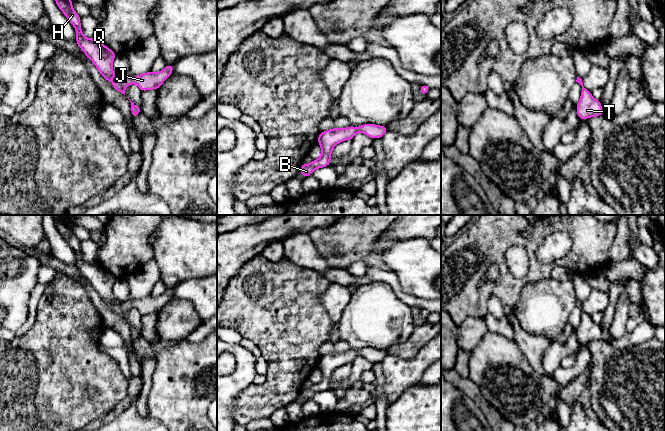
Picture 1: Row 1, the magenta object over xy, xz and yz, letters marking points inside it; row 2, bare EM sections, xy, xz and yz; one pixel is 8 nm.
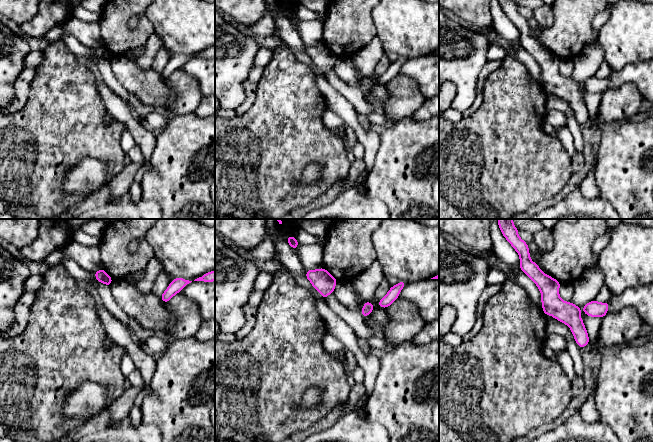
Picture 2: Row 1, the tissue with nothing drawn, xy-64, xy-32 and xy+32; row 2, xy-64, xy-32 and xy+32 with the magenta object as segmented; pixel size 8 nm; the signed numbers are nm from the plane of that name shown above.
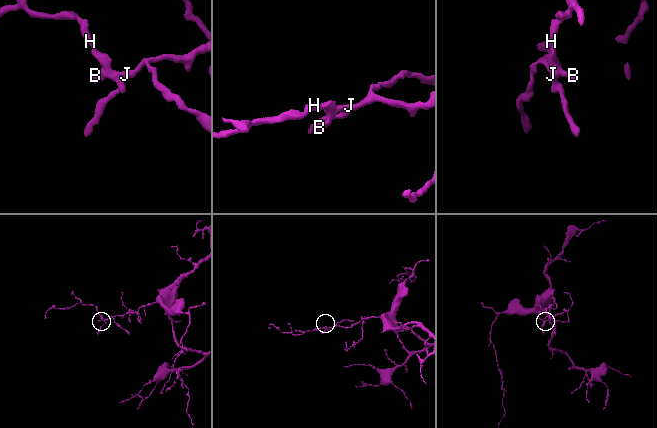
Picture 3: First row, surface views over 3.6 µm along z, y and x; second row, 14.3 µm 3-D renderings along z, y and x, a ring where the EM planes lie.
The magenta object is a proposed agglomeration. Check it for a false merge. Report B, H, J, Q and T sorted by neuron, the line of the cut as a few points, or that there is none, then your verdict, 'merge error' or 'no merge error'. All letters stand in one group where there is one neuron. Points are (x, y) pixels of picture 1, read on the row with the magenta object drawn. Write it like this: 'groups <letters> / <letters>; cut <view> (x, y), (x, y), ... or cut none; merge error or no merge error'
groups B H J Q T; cut none; no merge error

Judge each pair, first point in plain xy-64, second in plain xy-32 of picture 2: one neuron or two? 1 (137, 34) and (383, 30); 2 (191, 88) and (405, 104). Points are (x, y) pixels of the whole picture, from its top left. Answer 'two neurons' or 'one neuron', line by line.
1: two neurons
2: one neuron

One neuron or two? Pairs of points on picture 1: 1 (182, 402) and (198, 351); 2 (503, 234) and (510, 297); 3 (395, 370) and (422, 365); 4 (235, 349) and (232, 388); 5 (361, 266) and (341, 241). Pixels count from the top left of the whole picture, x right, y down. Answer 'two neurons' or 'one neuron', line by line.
1: one neuron
2: one neuron
3: one neuron
4: one neuron
5: two neurons

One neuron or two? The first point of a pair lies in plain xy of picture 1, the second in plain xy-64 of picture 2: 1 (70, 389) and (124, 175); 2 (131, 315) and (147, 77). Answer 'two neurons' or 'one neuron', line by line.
1: two neurons
2: two neurons

